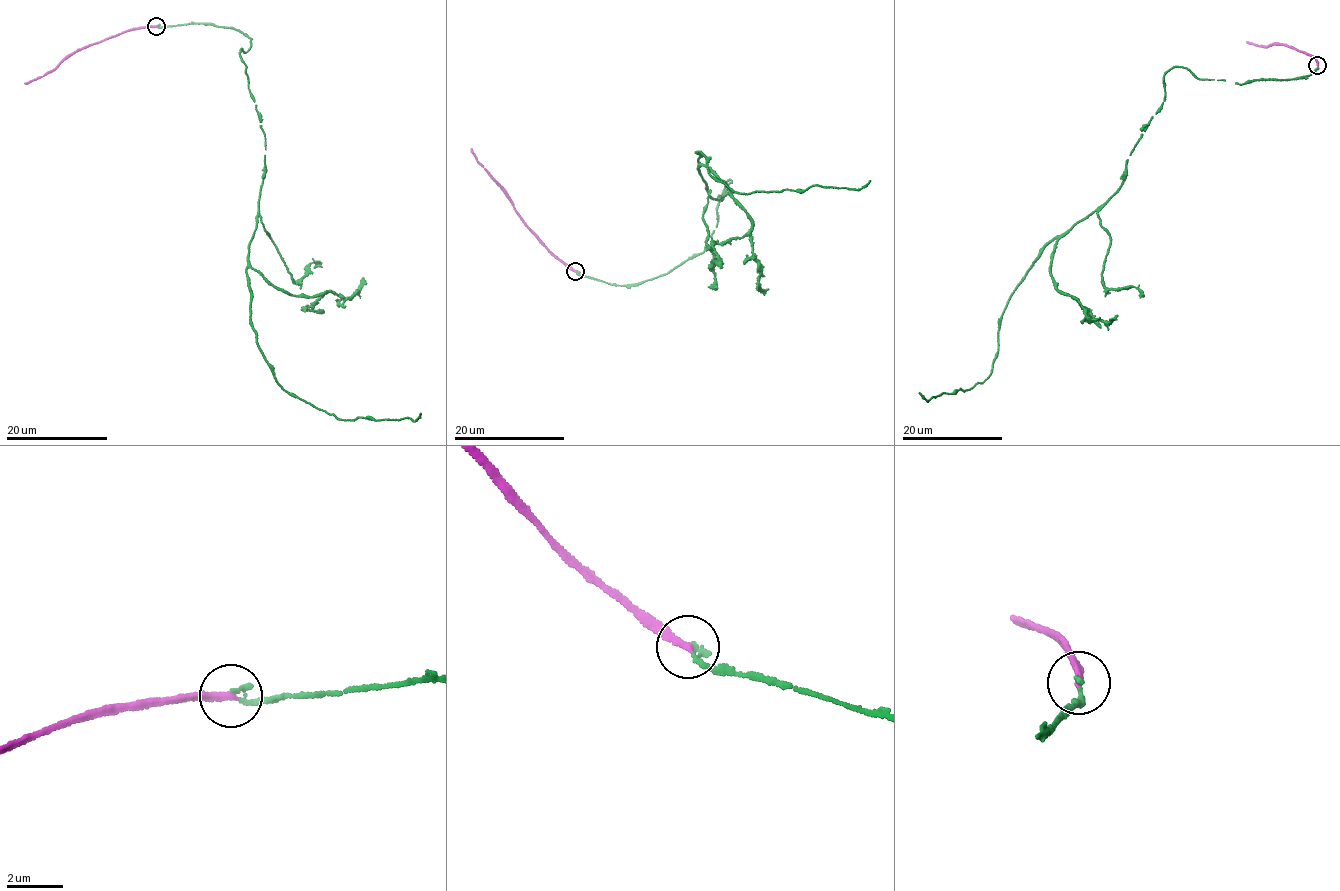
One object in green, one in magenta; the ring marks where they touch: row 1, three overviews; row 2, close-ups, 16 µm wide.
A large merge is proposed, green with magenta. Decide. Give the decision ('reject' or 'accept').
reject

